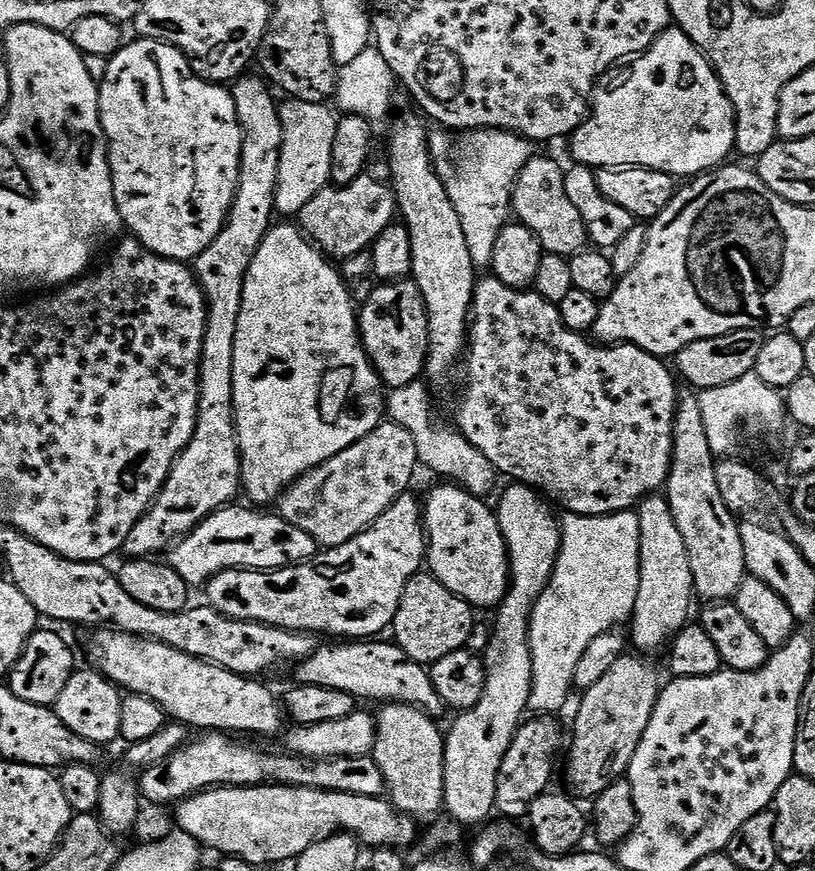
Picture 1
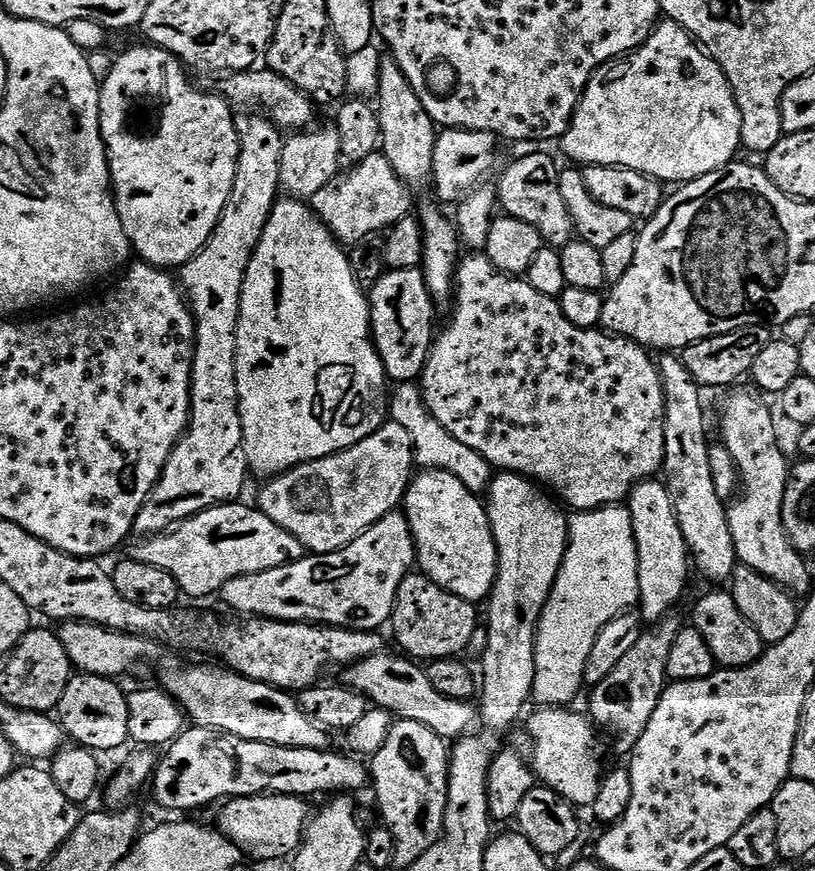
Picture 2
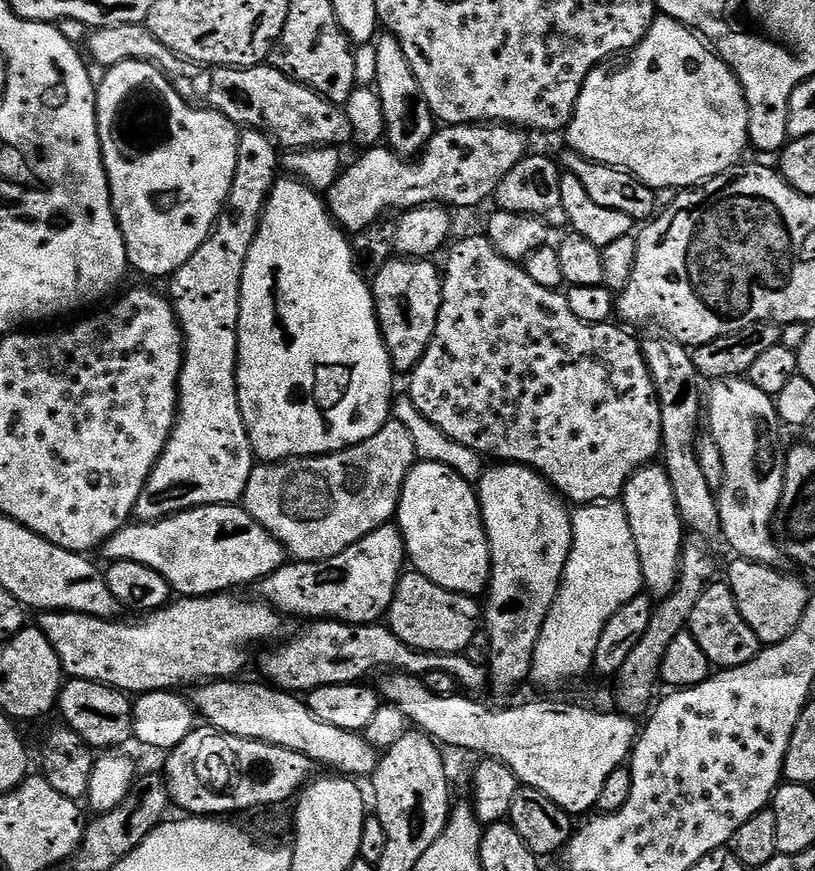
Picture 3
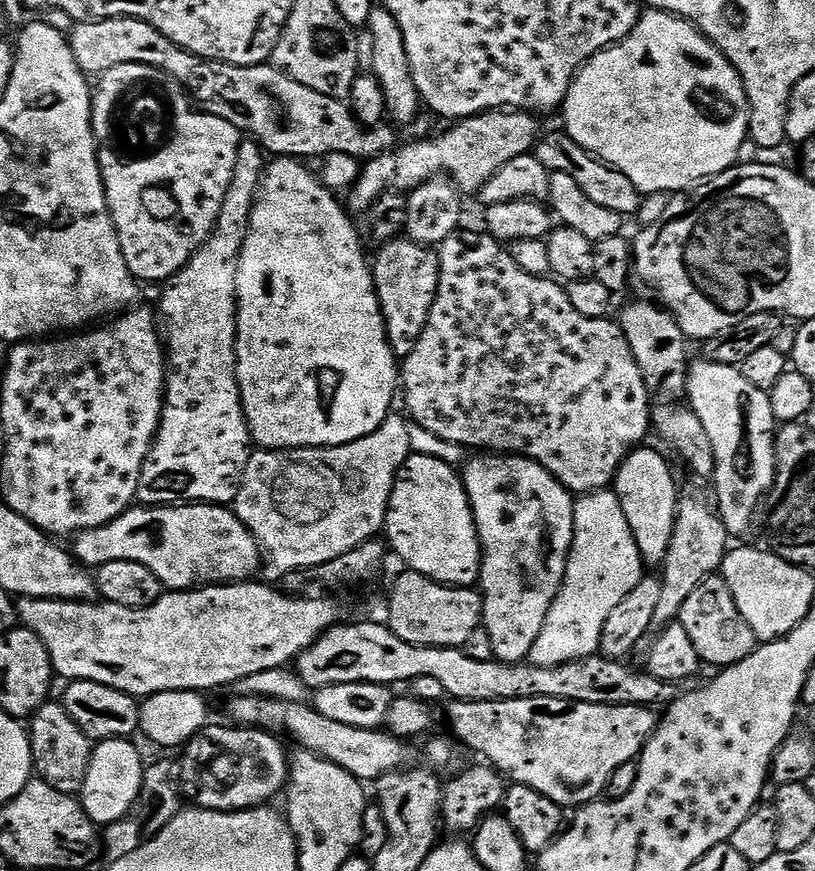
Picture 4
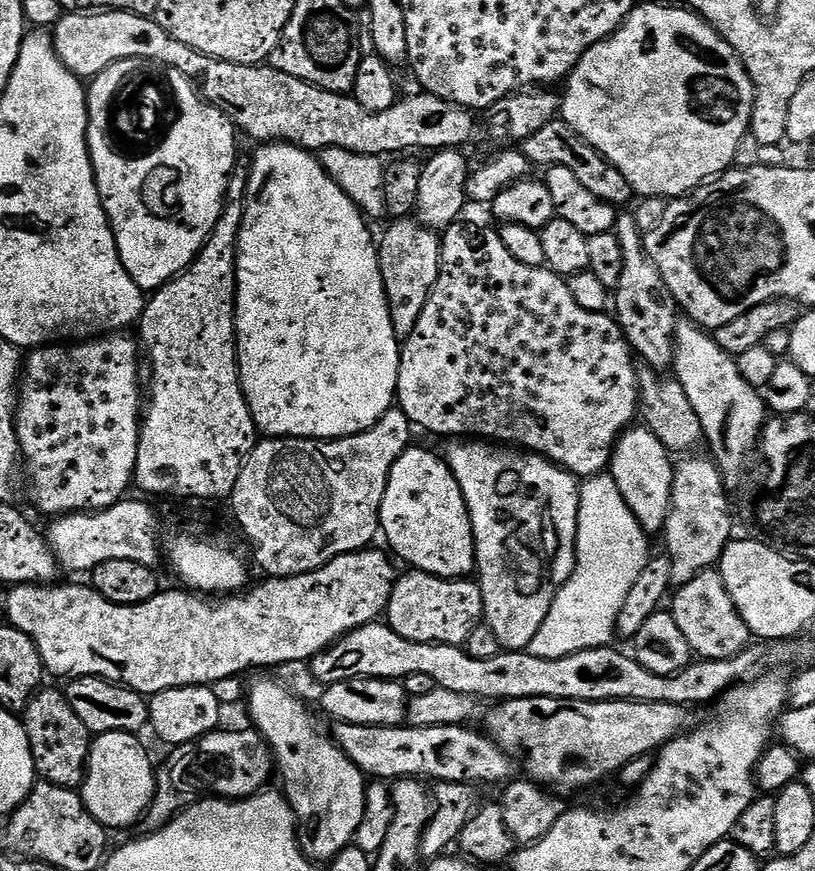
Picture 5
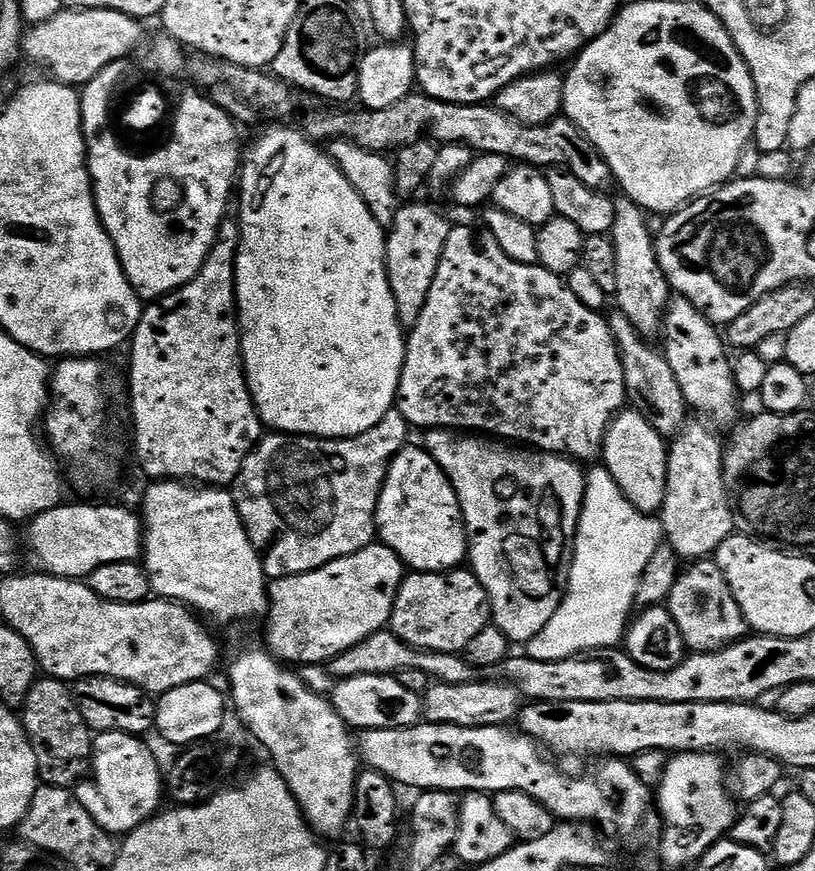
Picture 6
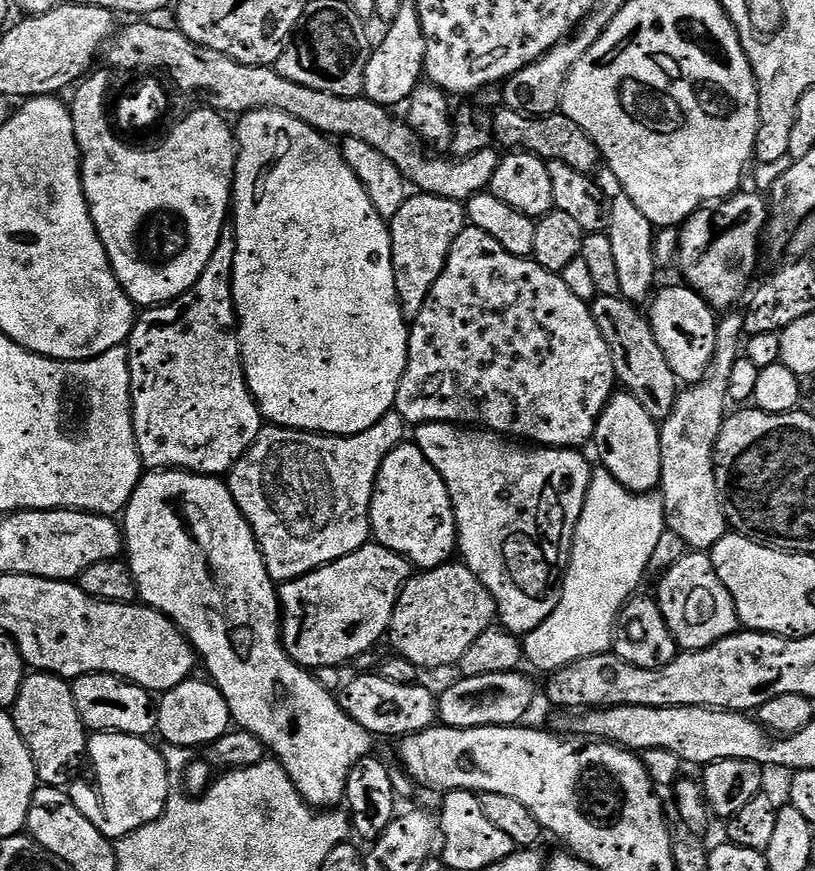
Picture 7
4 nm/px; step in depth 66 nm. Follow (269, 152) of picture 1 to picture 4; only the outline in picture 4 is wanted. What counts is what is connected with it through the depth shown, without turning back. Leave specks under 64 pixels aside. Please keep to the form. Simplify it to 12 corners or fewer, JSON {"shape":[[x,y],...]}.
{"shape":[[241,139],[212,232],[163,285],[144,506],[236,503],[238,258],[266,153]]}

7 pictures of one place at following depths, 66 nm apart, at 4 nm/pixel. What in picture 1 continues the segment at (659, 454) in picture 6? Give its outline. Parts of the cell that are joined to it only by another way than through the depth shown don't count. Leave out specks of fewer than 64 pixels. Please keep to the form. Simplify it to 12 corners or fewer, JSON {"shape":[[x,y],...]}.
{"shape":[[663,495],[640,501],[630,644],[652,654],[689,623],[690,554]]}

